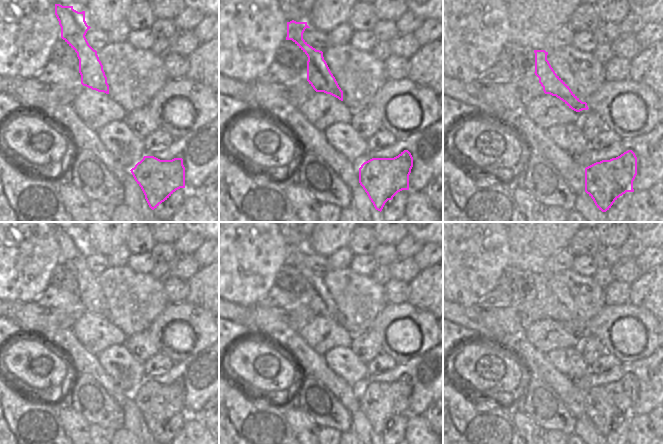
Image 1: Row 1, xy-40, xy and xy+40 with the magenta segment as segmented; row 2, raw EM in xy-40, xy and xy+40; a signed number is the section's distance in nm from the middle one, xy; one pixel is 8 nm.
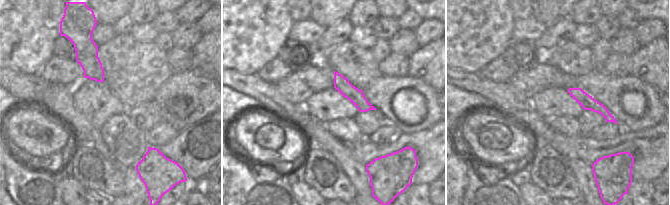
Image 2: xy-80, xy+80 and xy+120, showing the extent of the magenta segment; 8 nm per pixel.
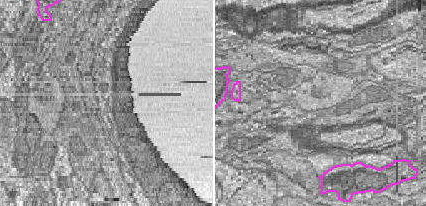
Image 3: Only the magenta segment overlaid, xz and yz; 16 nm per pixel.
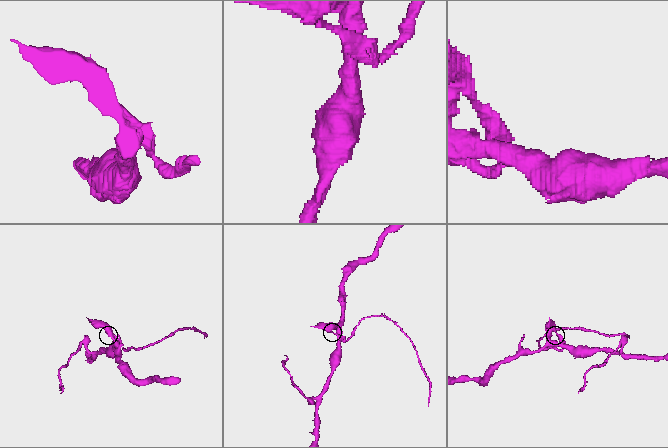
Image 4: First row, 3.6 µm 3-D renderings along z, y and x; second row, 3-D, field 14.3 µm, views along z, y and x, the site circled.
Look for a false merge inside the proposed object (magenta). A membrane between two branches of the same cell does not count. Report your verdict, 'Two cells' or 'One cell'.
Two cells.

